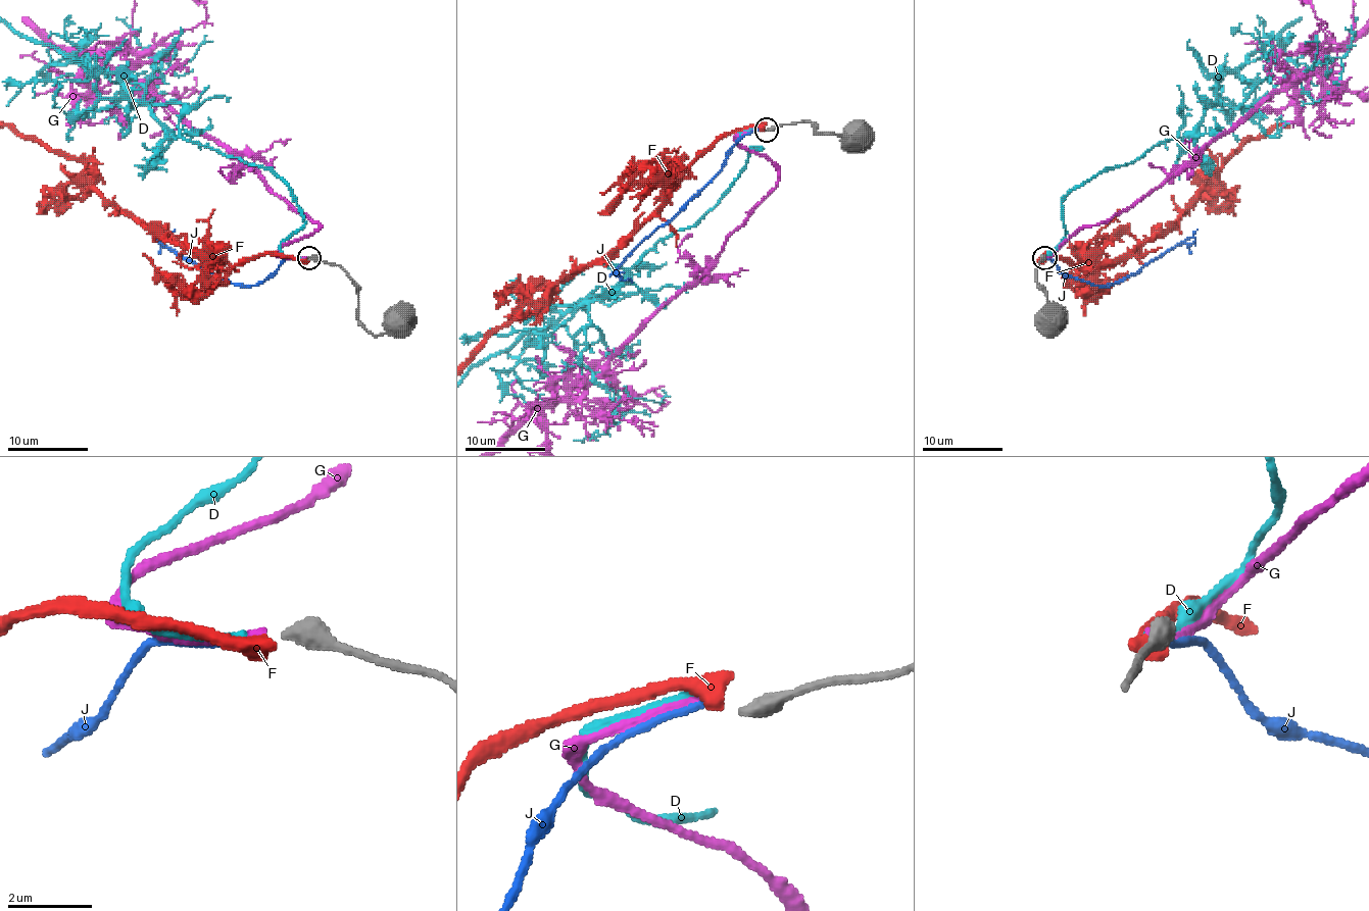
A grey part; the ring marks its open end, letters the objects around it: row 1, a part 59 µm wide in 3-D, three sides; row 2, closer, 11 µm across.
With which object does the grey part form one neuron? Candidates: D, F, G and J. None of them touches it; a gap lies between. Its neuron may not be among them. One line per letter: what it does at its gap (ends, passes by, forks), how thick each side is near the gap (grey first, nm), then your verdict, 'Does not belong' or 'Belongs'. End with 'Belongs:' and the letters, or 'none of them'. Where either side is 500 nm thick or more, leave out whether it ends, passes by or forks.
D: It ends there. Thickness 400 nm (grey) against 160 nm. Does not belong
F: Thickness 400 nm (grey) against 500 nm. Does not belong
G: It ends there. Thickness 400 nm (grey) against 170 nm. Does not belong
J: It ends there. Thickness 400 nm (grey) against 160 nm. Belongs
Belongs: J

